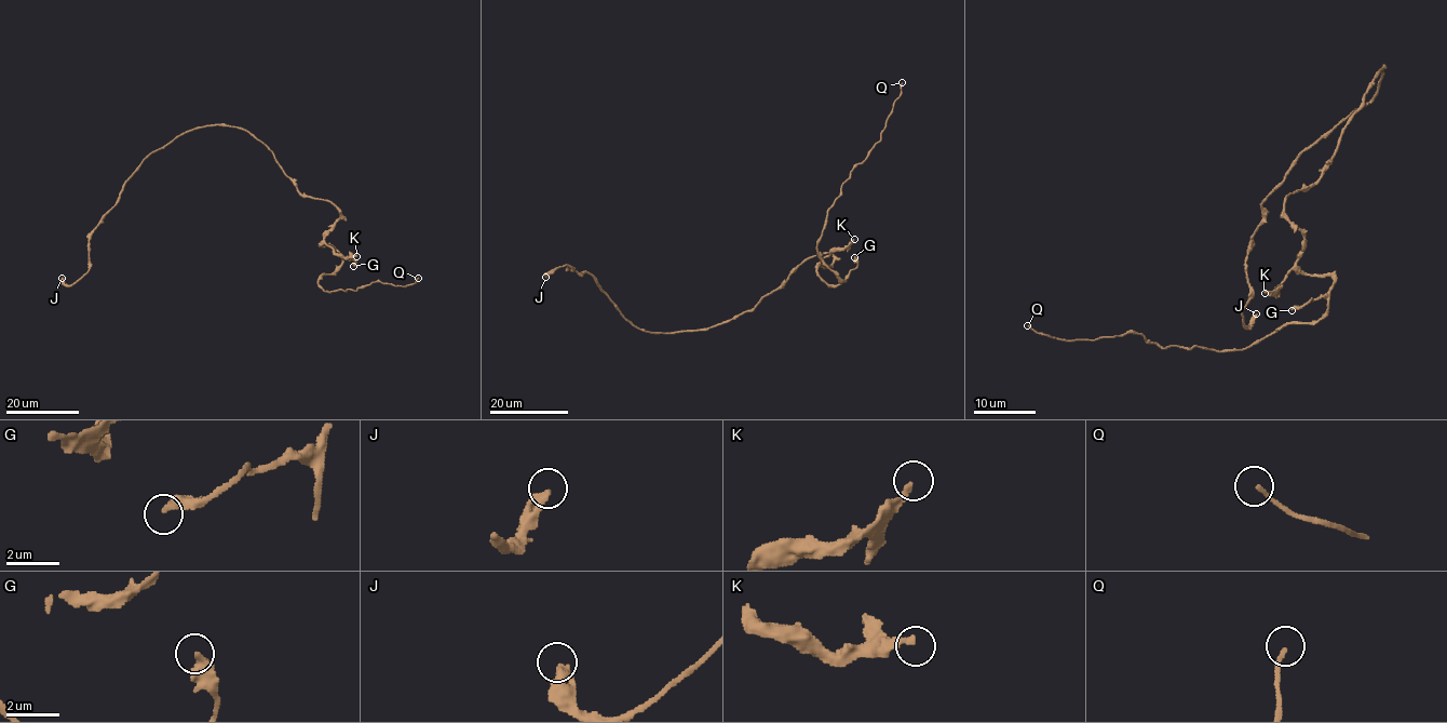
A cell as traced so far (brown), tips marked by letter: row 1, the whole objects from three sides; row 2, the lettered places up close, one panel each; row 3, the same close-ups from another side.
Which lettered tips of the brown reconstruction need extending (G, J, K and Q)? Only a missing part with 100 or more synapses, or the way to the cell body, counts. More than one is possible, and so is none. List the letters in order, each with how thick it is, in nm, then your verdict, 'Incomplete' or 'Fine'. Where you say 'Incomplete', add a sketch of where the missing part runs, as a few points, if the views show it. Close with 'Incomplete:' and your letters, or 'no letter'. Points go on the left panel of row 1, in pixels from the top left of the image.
G: Thickness 360 nm. Fine
J: Thickness 380 nm. Fine
K: Thickness 220 nm. Fine
Q: Thickness 140 nm. Fine
Incomplete: no letter

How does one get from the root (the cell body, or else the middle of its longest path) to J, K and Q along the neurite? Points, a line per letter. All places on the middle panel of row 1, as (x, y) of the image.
J: (785, 282), (726, 322), (652, 333), (629, 322), (587, 271), (563, 265), (545, 277)
K: (785, 282), (814, 256), (830, 253), (834, 262), (830, 266), (820, 262), (854, 239)
Q: (785, 282), (824, 253), (834, 262), (816, 273), (829, 284), (846, 281), (816, 244), (902, 82)

